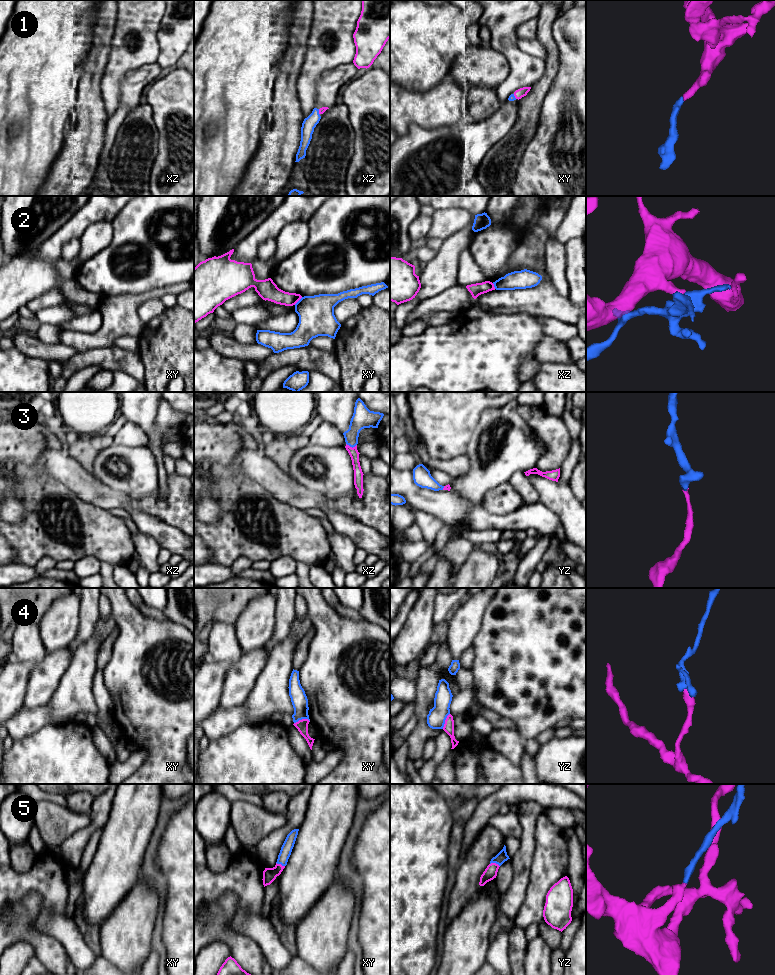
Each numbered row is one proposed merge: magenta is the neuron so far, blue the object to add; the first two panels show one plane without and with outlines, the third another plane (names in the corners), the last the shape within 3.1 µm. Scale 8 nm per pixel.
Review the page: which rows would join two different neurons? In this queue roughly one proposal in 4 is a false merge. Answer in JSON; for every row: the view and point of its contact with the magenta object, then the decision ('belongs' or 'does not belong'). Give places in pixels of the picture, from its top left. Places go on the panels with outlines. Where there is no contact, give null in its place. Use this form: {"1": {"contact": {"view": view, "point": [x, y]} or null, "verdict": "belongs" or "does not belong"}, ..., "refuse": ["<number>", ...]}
{"1": {"contact": {"view": "xz", "point": [319, 112]}, "verdict": "belongs"}, "2": {"contact": {"view": "xy", "point": [298, 300]}, "verdict": "does not belong"}, "3": {"contact": {"view": "xz", "point": [351, 447]}, "verdict": "belongs"}, "4": {"contact": {"view": "xy", "point": [301, 720]}, "verdict": "does not belong"}, "5": {"contact": {"view": "yz", "point": [495, 863]}, "verdict": "belongs"}, "refuse": ["2", "4"]}

